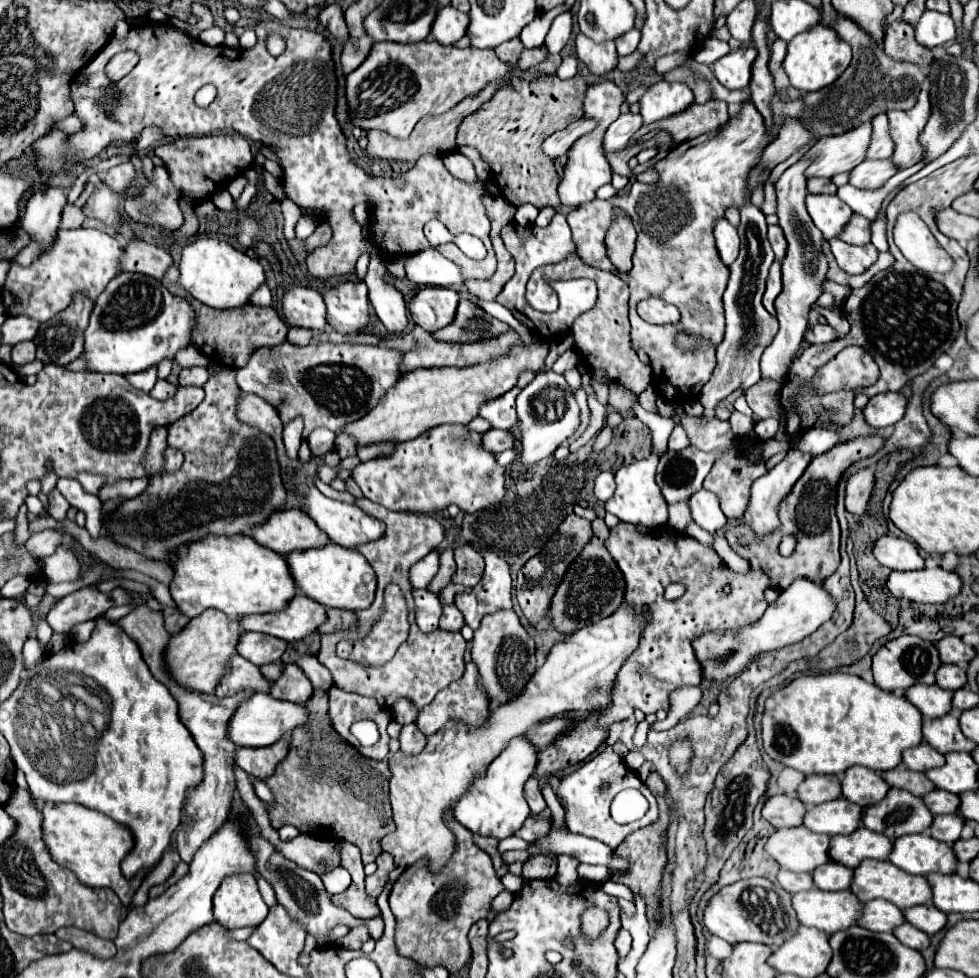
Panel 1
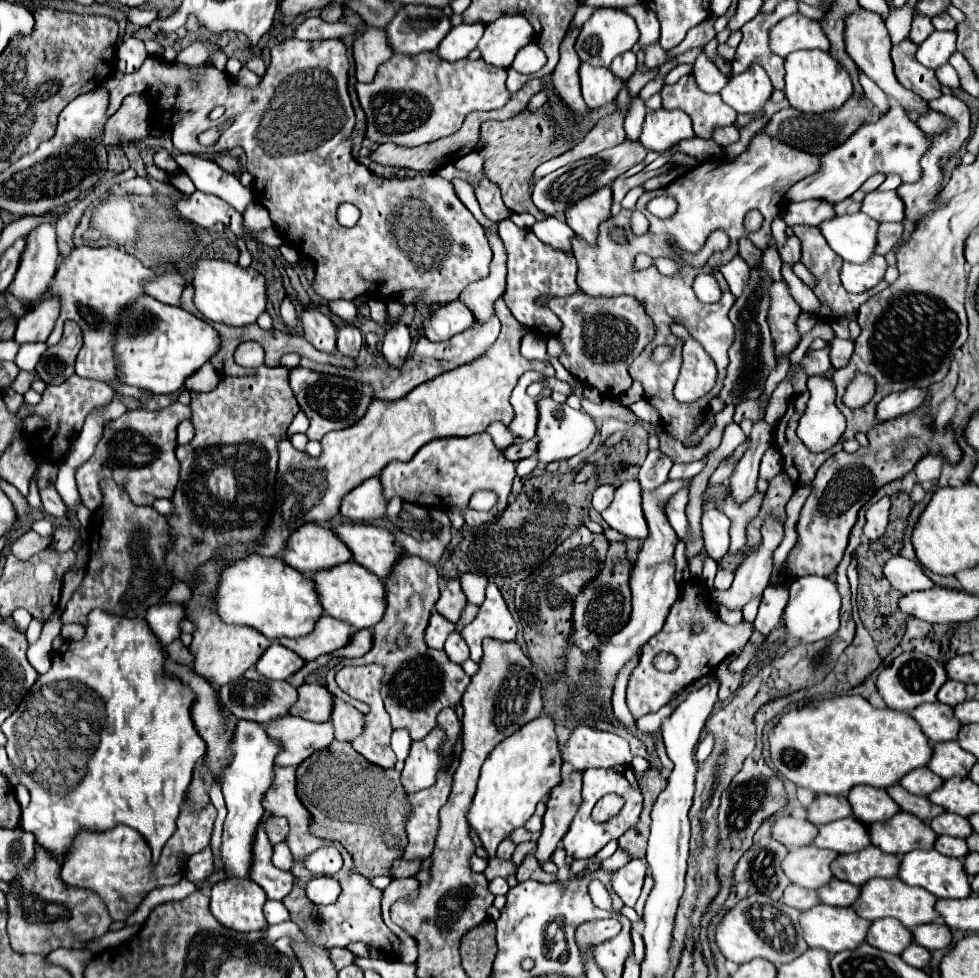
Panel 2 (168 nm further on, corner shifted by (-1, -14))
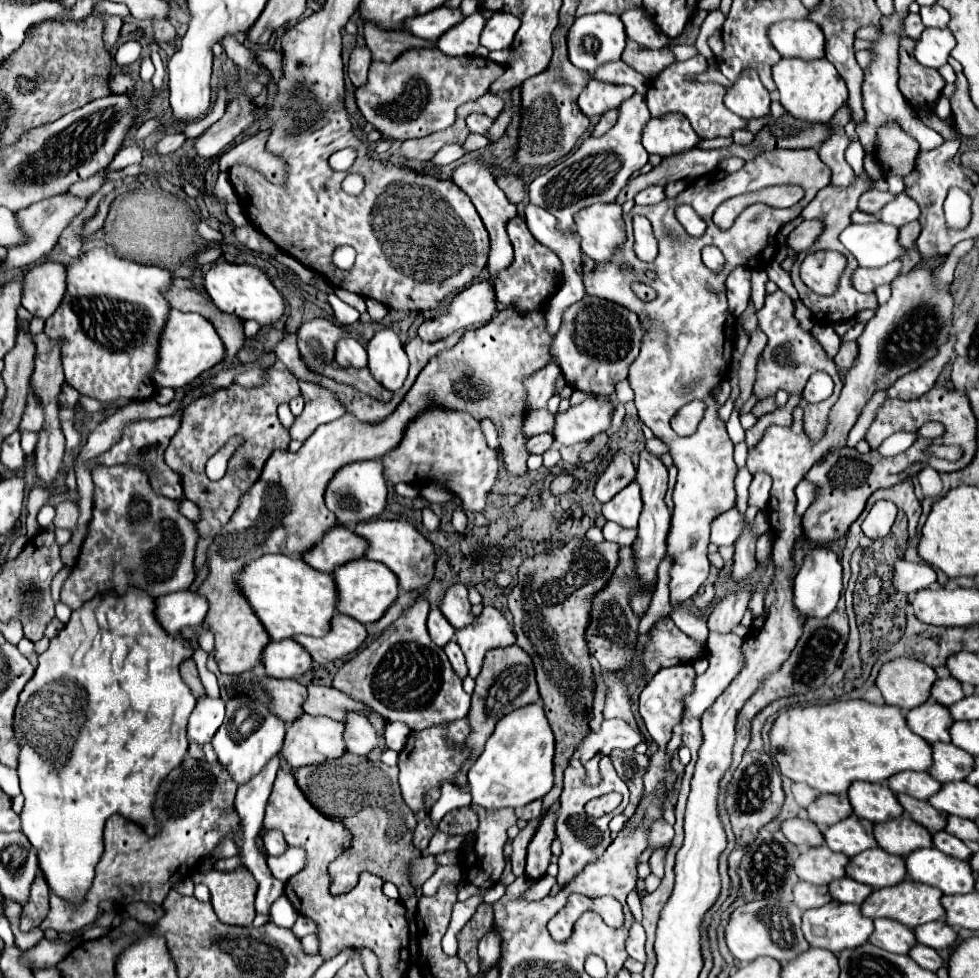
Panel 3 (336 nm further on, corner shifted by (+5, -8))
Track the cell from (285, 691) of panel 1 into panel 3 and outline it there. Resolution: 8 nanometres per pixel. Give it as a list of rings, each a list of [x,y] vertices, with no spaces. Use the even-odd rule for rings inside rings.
[[[309,686],[309,698],[303,704],[303,710],[311,716],[327,716],[333,720],[345,720],[345,714],[357,712],[361,716],[369,716],[367,706],[349,698],[345,692],[327,686]]]

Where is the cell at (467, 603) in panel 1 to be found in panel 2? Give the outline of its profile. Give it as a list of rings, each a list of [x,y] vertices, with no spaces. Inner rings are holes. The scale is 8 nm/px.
[[[489,582],[487,598],[479,606],[477,618],[461,630],[461,636],[471,650],[471,658],[479,664],[479,660],[483,656],[483,650],[481,650],[483,638],[489,636],[489,638],[509,642],[509,640],[515,640],[515,634],[517,634],[517,624],[505,604],[505,600],[503,600],[499,588],[495,586],[495,582]]]

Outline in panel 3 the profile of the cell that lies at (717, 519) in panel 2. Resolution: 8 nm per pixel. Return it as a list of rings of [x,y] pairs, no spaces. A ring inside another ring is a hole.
[[[737,508],[721,514],[719,518],[713,520],[711,524],[711,542],[715,546],[733,546],[741,532],[743,532],[745,524],[743,524],[743,518],[739,514]]]

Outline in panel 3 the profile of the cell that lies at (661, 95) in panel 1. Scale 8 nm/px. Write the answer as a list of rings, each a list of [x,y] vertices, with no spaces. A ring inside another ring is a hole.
[[[667,114],[661,118],[651,118],[643,132],[643,146],[649,154],[659,154],[669,158],[673,154],[683,154],[699,144],[699,136],[691,130],[689,120],[683,114]]]

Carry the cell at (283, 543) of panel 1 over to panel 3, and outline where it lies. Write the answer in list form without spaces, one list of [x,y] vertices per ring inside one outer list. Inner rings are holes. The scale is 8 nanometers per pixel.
[[[333,526],[323,540],[303,554],[303,560],[319,572],[333,572],[337,566],[345,562],[357,560],[365,556],[365,540],[345,526]]]

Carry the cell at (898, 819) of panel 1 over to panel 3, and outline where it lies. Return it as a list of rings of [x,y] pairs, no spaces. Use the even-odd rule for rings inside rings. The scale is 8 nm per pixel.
[[[909,816],[875,824],[875,840],[883,850],[901,858],[909,856],[913,850],[933,846],[933,840],[929,840],[929,830]]]

